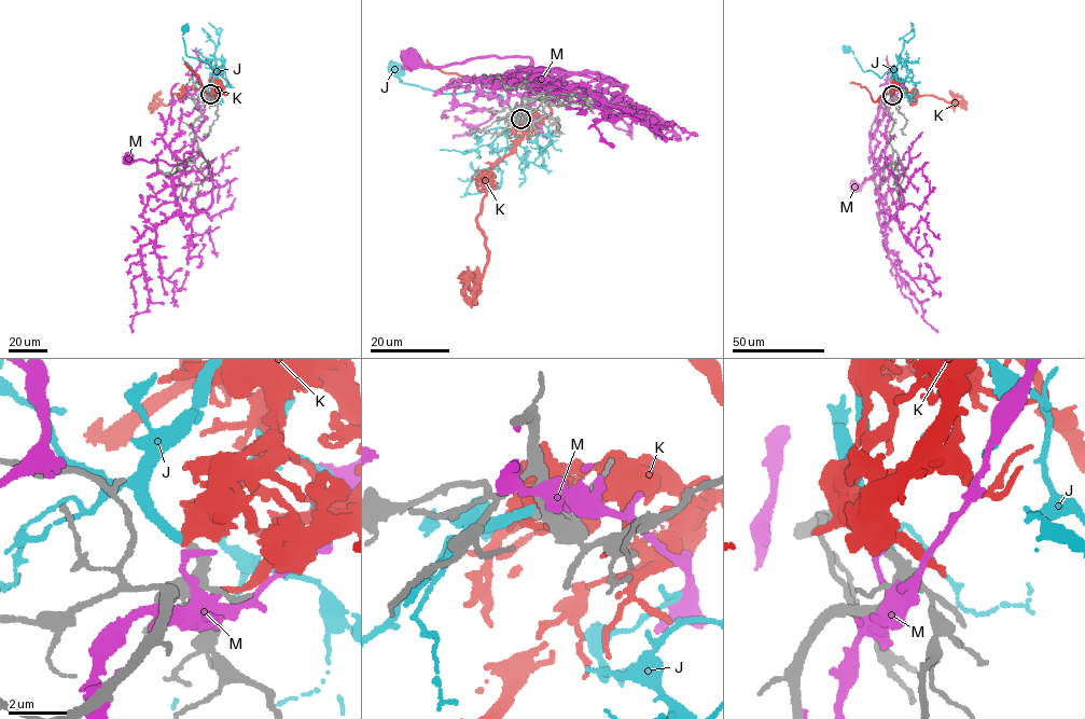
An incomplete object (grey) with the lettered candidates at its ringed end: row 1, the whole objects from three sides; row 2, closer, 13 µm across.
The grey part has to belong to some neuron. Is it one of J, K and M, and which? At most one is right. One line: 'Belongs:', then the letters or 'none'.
Belongs: J

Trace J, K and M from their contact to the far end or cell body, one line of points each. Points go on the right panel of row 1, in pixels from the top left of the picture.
J: (892, 95), (893, 67), (879, 78), (872, 71), (864, 71), (848, 50)
K: (892, 95), (893, 83), (899, 80), (913, 94), (933, 95), (950, 102), (964, 101), (949, 91)
M: (892, 95), (878, 191), (890, 217), (903, 204), (896, 179), (881, 157), (874, 161), (876, 174), (854, 187)

